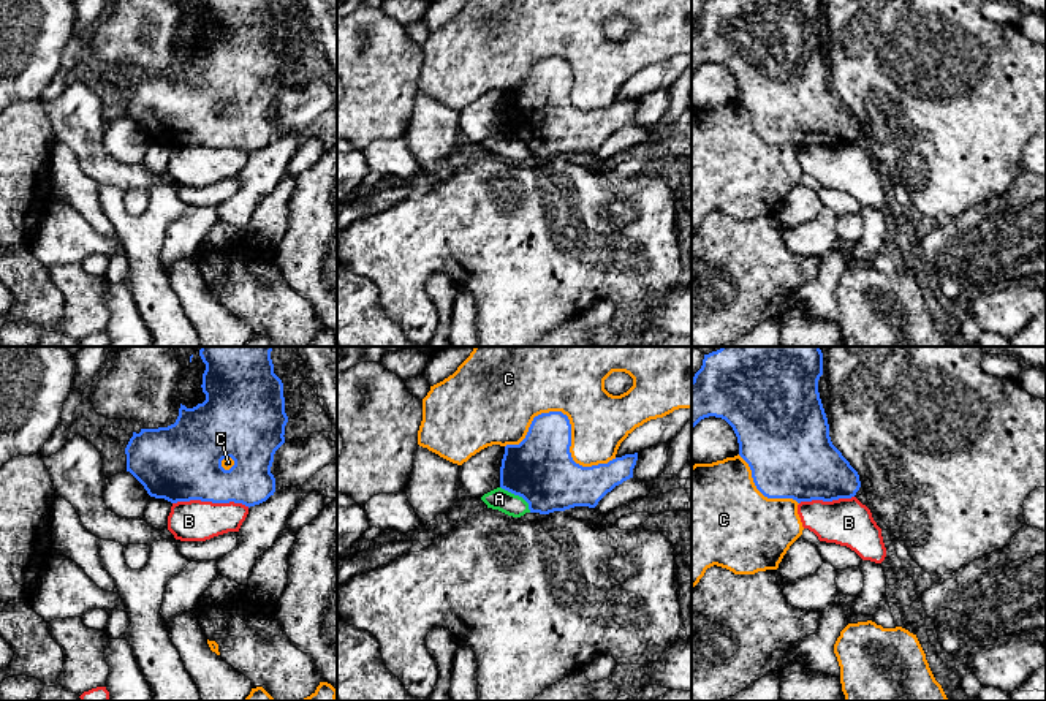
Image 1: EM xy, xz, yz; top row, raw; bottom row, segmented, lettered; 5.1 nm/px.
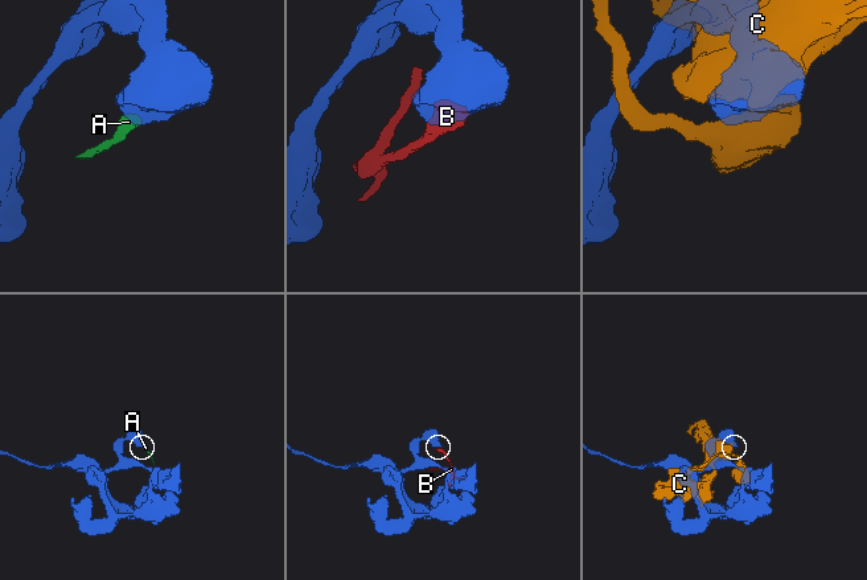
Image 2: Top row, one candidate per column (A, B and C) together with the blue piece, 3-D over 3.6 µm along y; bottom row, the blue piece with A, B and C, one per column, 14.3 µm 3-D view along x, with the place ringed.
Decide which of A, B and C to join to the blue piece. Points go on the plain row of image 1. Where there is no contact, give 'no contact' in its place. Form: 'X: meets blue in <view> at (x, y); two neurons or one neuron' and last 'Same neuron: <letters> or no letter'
A: meets blue in xz at (518, 140); two neurons
B: meets blue in xy at (211, 146); two neurons
C: meets blue in xz at (570, 70); two neurons
Same neuron: no letter

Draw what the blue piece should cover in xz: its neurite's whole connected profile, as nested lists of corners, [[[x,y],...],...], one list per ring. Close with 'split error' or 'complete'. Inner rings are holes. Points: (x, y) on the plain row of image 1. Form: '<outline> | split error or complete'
[[[562,57],[533,63],[519,90],[506,90],[500,133],[522,142],[530,158],[549,160],[574,152],[595,153],[616,131],[633,123],[638,98],[582,112],[570,98],[571,70]]] | complete

